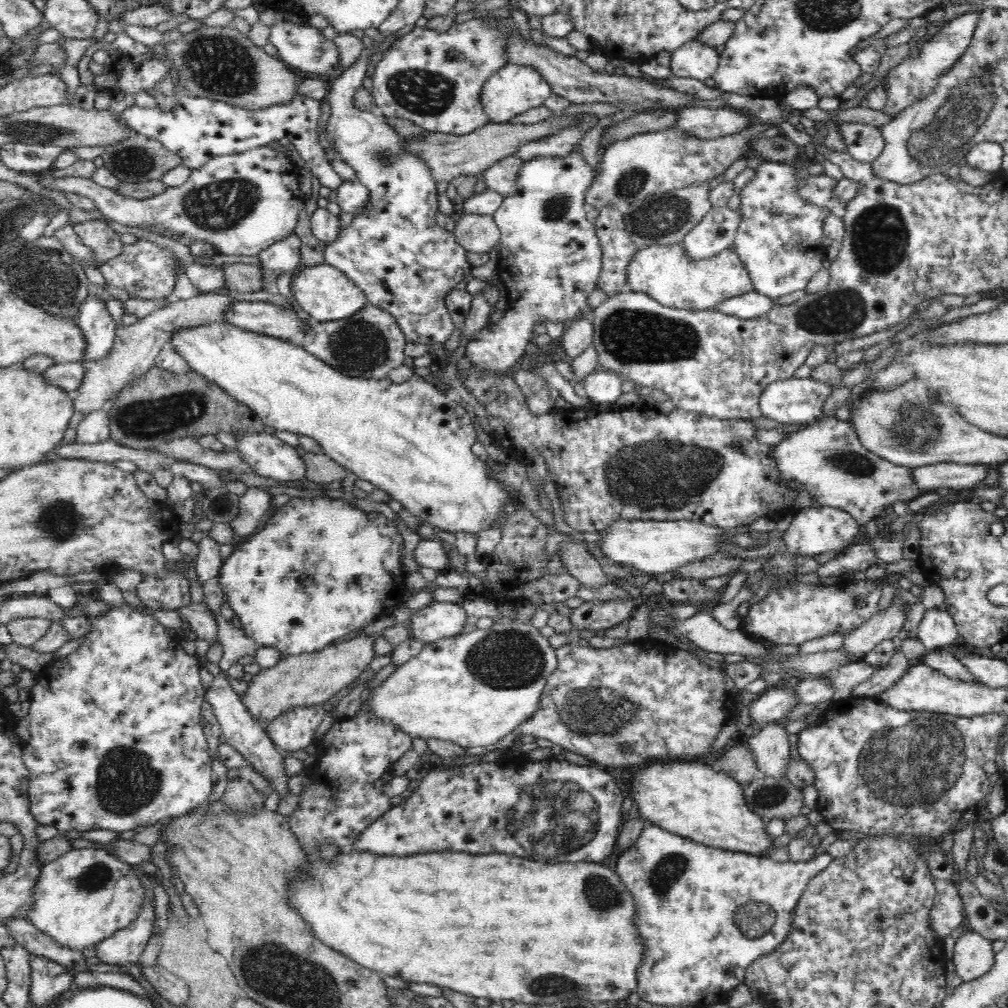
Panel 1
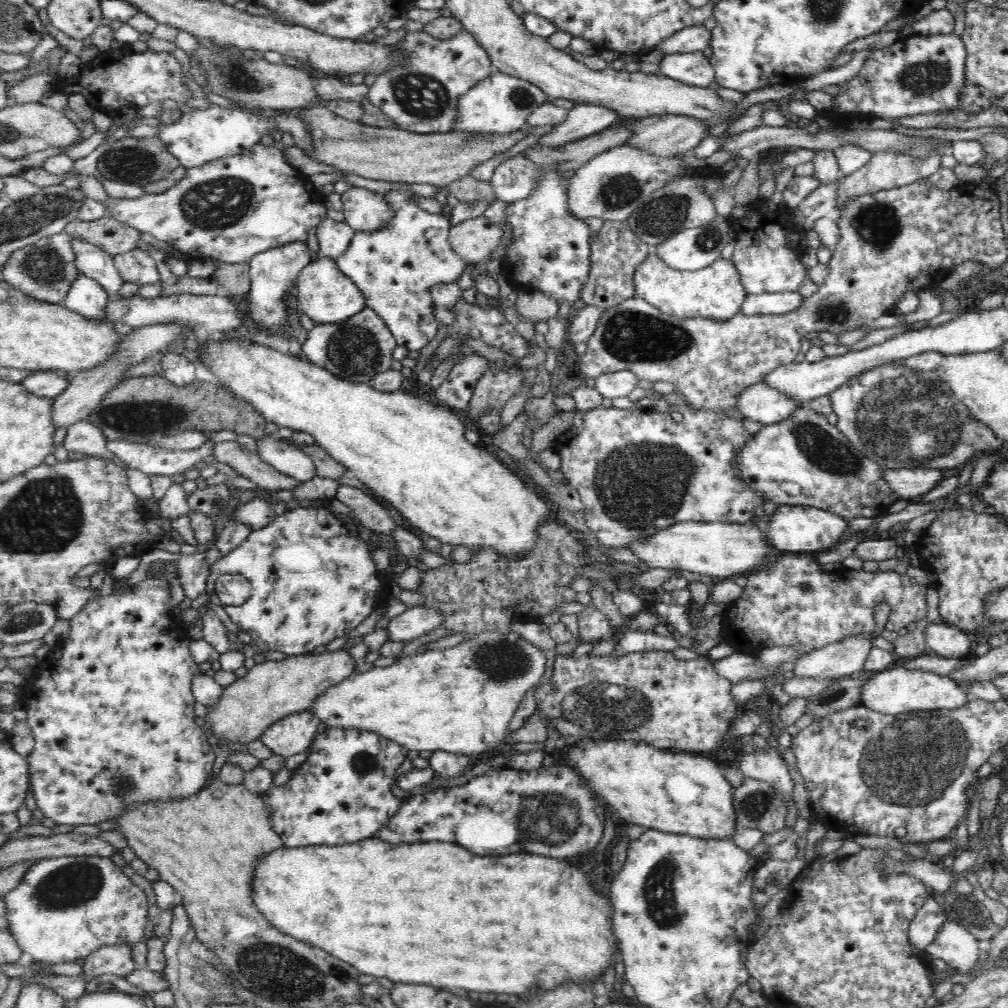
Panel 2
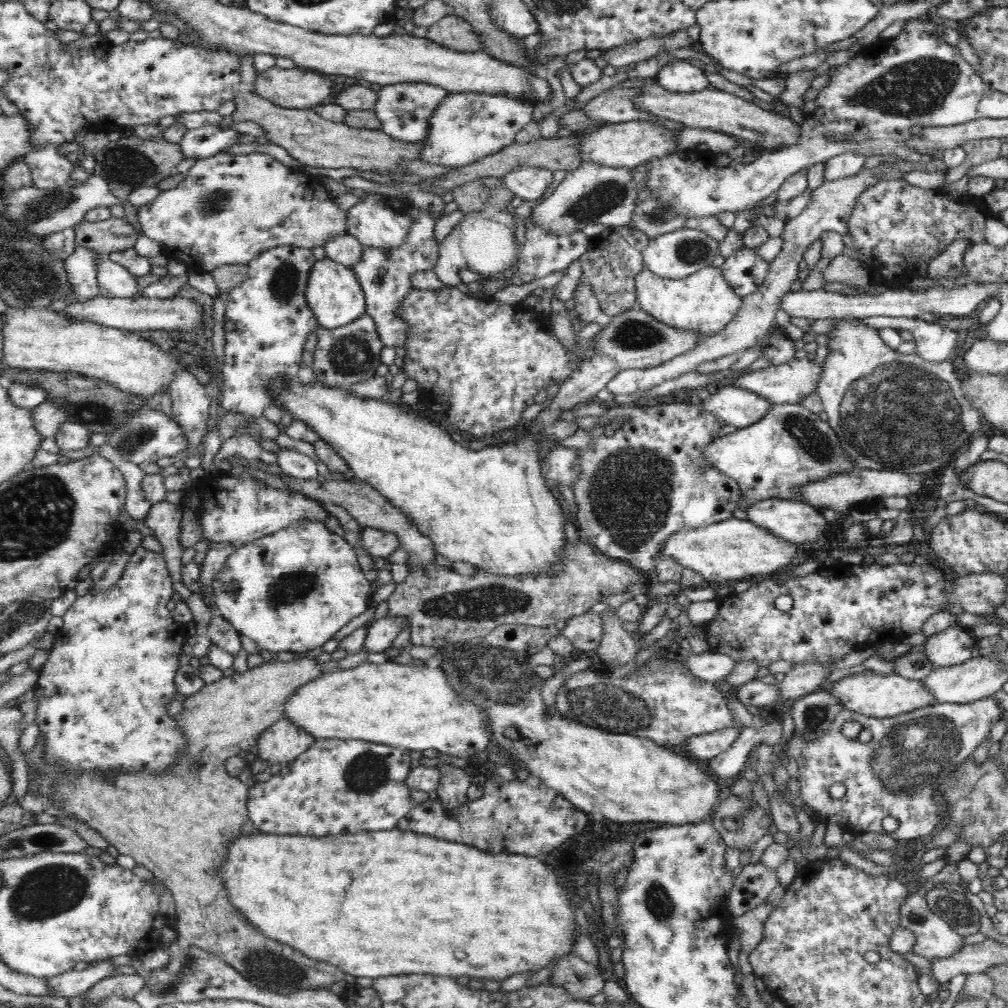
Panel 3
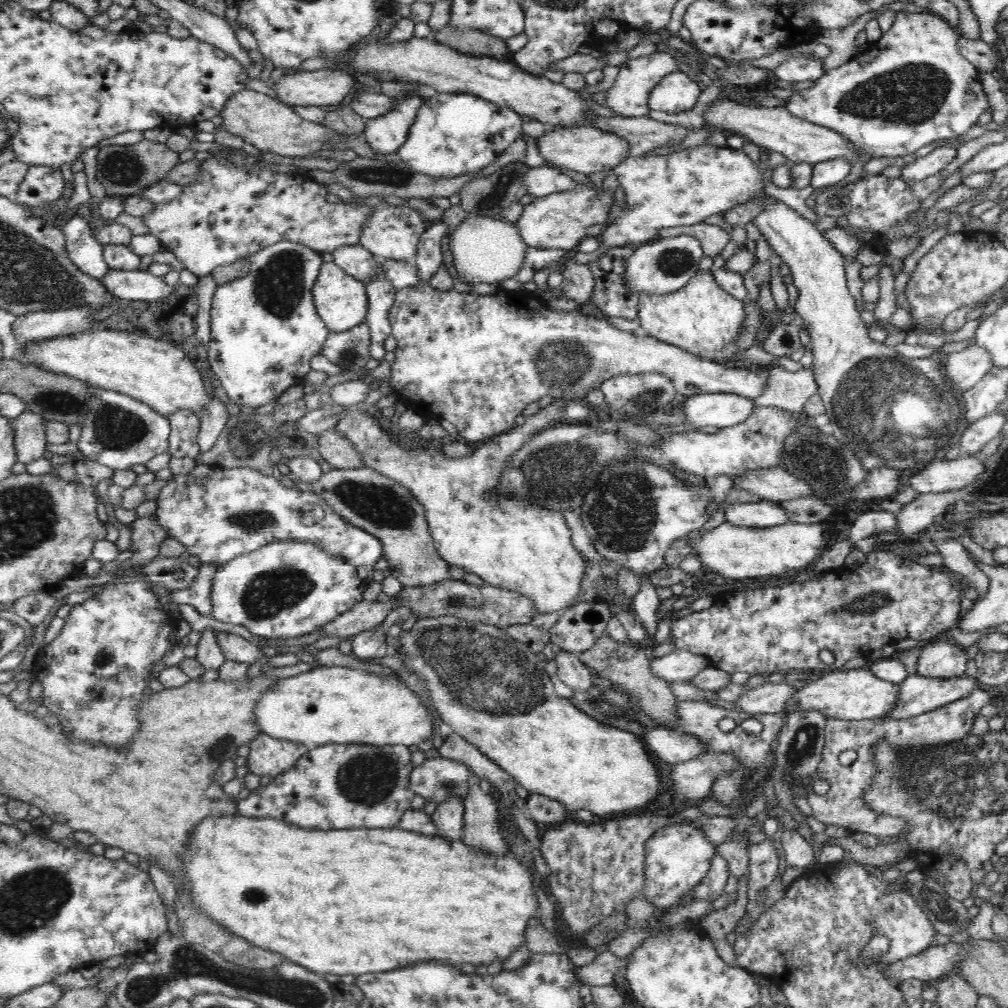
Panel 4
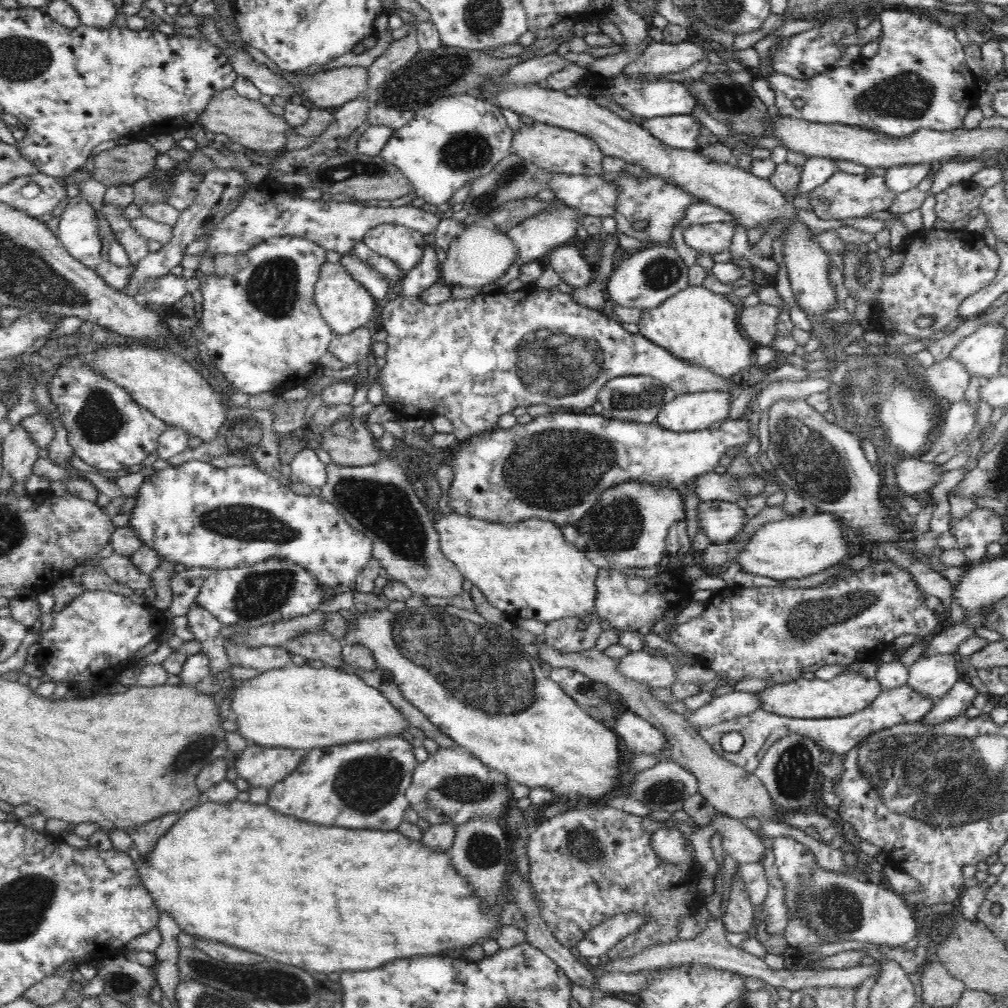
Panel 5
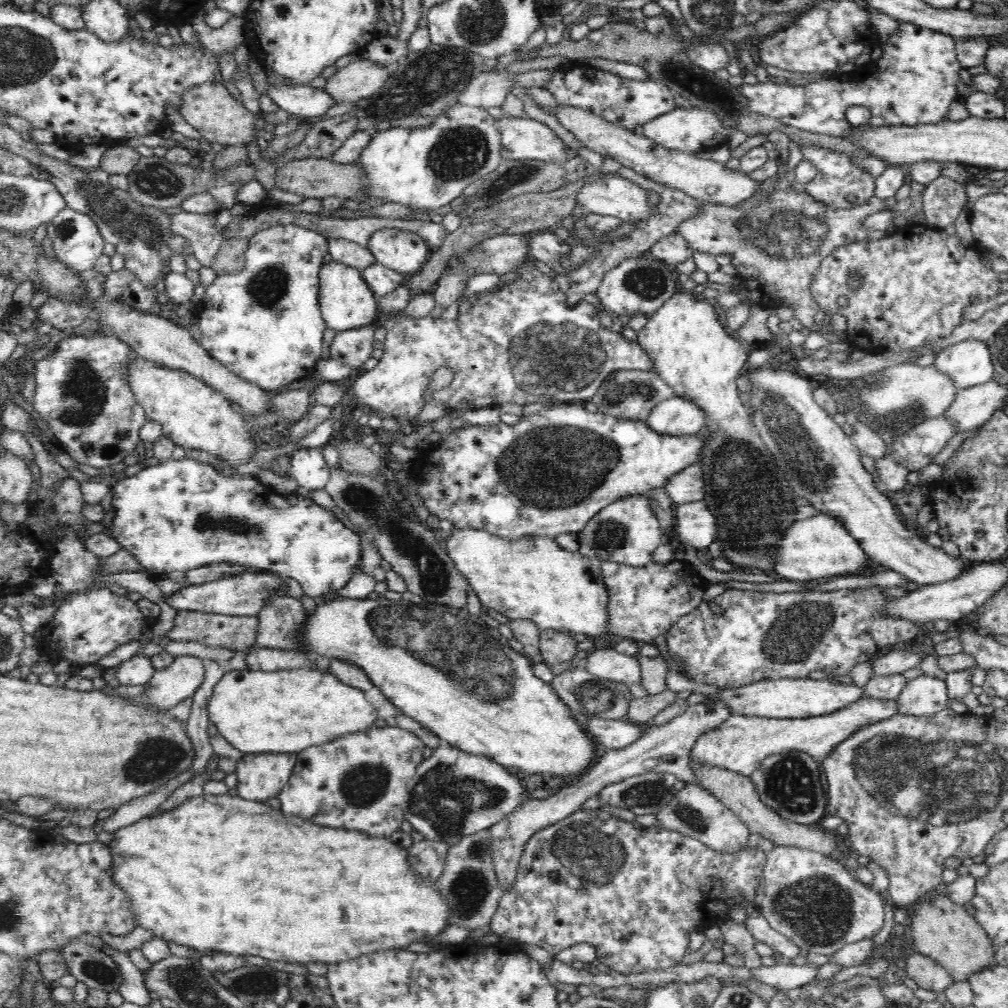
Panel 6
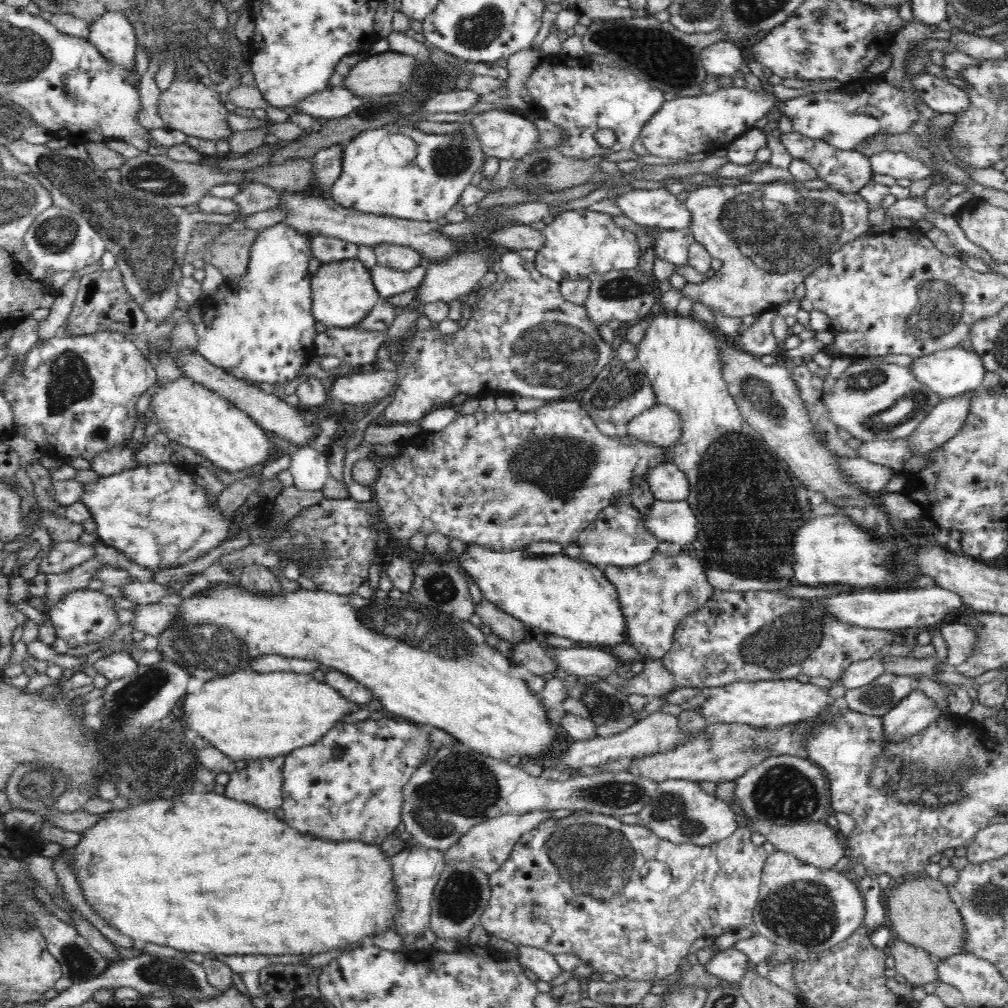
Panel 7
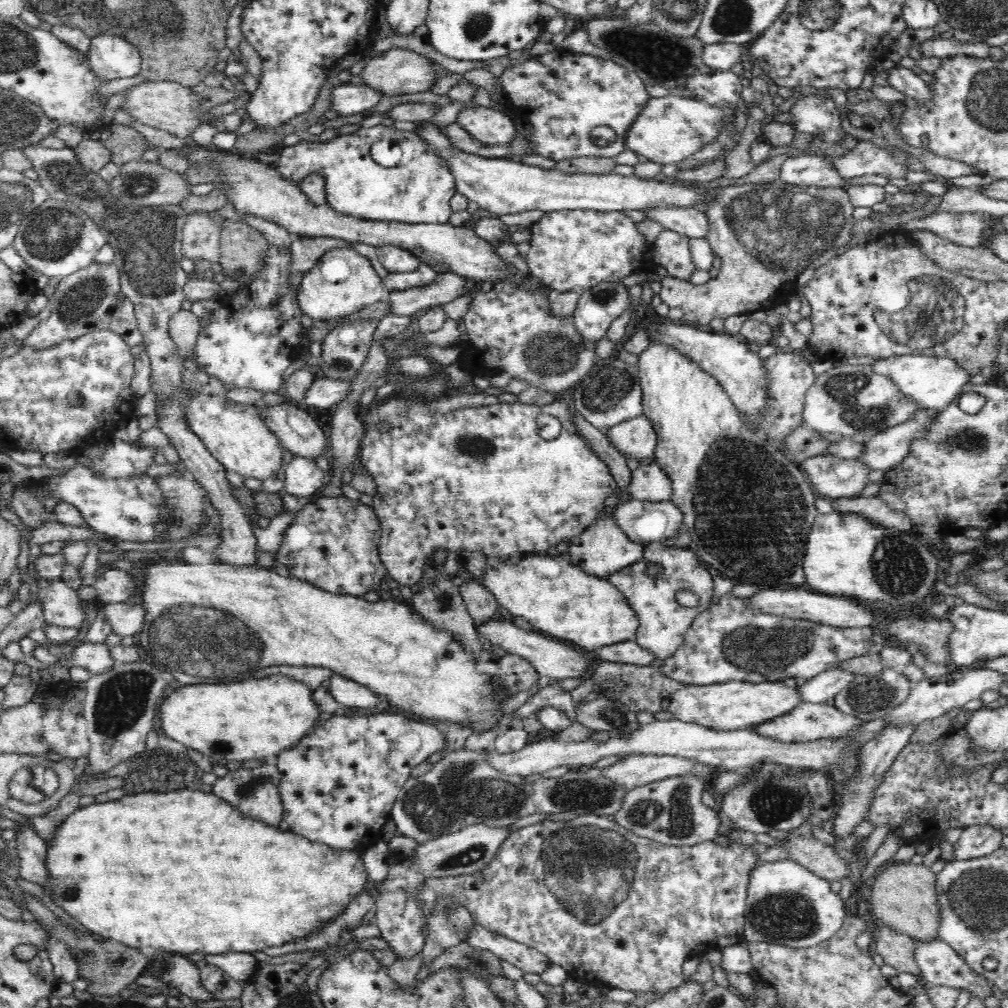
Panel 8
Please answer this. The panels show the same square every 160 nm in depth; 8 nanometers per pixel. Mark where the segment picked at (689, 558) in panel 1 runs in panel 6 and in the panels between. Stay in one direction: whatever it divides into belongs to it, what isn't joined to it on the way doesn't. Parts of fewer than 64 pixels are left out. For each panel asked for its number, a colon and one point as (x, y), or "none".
2: (721, 550)
3: (732, 549)
4: (736, 552)
5: (789, 548)
6: (821, 548)

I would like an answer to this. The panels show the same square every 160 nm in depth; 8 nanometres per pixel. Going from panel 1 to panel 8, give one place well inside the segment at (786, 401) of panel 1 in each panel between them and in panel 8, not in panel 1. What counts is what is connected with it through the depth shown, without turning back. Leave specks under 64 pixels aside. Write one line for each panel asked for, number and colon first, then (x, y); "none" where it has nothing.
2: (759, 403)
3: (733, 406)
4: (721, 410)
5: (690, 412)
6: (676, 417)
7: (659, 426)
8: (636, 438)

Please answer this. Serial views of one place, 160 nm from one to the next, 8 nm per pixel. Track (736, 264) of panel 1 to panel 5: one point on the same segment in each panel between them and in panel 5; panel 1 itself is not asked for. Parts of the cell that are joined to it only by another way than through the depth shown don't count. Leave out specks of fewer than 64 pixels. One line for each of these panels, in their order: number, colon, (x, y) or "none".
2: (715, 292)
3: (704, 303)
4: (702, 318)
5: (699, 327)

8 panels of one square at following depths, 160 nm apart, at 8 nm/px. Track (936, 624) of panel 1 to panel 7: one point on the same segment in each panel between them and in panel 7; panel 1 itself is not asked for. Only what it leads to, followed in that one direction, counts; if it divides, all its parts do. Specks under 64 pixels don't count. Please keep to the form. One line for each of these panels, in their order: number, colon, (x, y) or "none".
2: (945, 640)
3: (951, 647)
4: (948, 659)
5: (931, 676)
6: (925, 695)
7: (912, 714)

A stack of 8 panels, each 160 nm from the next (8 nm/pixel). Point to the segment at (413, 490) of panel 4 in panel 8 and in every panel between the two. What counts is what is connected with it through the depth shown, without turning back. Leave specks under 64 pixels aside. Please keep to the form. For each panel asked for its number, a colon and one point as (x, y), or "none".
5: (528, 568)
6: (530, 578)
7: (573, 599)
8: (561, 601)

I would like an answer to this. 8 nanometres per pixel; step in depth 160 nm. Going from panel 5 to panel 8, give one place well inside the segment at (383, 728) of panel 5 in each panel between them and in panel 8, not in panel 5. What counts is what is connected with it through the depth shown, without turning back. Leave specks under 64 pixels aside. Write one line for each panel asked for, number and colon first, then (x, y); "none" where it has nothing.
6: (285, 711)
7: (247, 715)
8: (257, 718)

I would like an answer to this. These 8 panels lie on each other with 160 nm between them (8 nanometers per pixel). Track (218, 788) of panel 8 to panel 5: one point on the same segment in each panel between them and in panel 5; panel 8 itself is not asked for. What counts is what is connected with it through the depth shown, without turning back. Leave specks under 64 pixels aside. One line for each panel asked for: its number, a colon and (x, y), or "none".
5: (261, 767)
6: (261, 776)
7: (259, 784)

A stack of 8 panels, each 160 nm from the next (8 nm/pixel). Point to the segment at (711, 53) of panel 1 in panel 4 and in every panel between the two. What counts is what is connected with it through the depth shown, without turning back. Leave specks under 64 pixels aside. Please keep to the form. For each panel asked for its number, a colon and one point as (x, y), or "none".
2: (692, 68)
3: (682, 75)
4: (676, 92)

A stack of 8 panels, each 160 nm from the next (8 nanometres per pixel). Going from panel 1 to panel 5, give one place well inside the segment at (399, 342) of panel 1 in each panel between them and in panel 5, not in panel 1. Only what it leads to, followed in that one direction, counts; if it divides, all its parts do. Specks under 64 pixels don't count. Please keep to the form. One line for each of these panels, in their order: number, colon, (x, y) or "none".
2: (357, 349)
3: (347, 355)
4: (350, 350)
5: (352, 348)

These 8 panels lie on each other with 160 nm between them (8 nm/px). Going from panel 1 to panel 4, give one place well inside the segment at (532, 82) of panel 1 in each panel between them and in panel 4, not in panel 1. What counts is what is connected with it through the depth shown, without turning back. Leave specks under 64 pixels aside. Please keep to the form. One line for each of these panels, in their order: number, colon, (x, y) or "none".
2: (499, 104)
3: (464, 128)
4: (452, 134)

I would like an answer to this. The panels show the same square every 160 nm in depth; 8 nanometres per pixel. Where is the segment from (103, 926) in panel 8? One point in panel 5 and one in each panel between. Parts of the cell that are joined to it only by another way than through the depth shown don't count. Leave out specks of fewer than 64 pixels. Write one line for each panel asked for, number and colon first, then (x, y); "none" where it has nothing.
5: (325, 899)
6: (219, 872)
7: (200, 872)

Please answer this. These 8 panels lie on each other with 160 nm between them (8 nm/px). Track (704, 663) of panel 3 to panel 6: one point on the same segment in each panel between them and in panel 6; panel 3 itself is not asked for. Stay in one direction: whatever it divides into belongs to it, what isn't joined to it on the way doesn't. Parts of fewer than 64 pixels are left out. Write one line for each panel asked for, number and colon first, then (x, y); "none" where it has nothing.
4: (681, 665)
5: (640, 666)
6: (608, 663)

